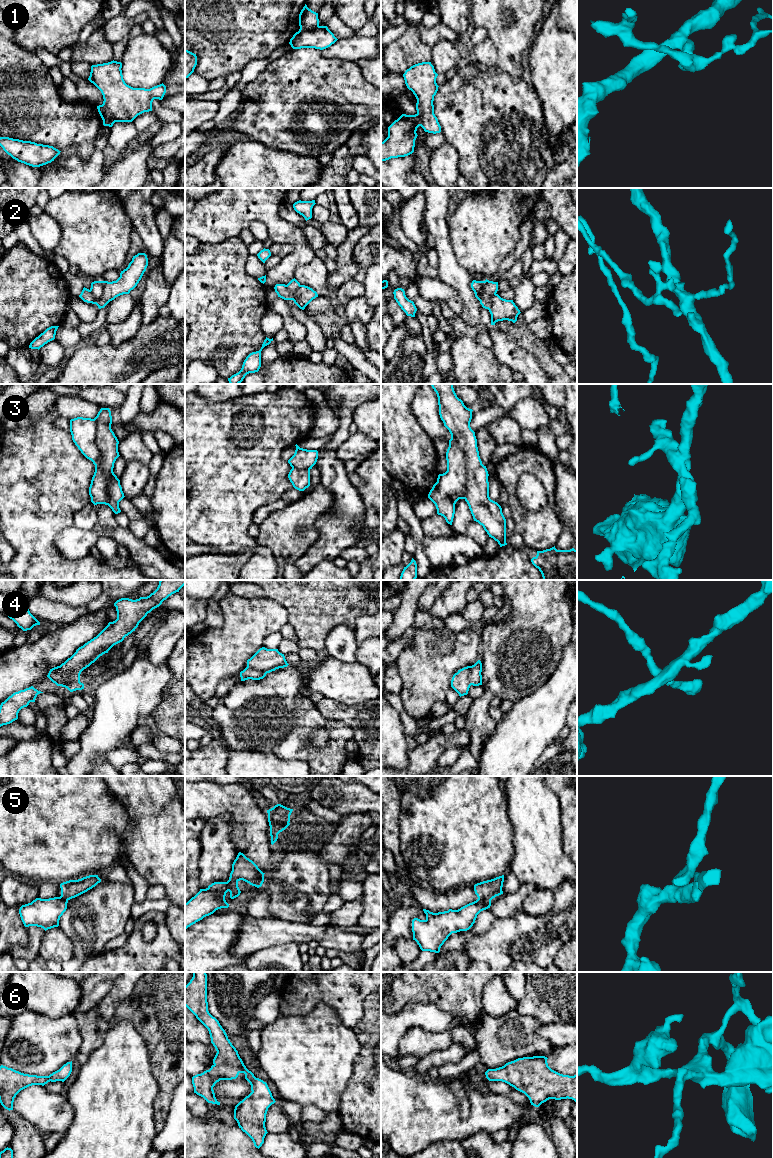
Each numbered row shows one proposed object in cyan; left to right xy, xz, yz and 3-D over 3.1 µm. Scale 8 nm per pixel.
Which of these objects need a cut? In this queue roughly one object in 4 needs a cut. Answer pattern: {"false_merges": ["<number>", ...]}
{"false_merges": ["1", "2", "3", "4", "5"]}

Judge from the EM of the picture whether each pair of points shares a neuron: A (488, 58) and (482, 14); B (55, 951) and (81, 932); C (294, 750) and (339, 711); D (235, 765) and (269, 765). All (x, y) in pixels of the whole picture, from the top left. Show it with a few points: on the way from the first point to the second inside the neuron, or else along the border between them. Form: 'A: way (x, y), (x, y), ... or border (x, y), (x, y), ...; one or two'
A: border (487, 37), (495, 45), (498, 58); two
B: border (70, 938), (73, 944), (73, 957); two
C: border (314, 705), (323, 717), (337, 723); two
D: way (243, 765), (261, 765); one

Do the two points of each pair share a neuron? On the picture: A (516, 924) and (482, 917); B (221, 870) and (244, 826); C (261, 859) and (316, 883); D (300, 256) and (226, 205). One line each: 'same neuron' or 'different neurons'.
A: different neurons
B: different neurons
C: different neurons
D: same neuron

